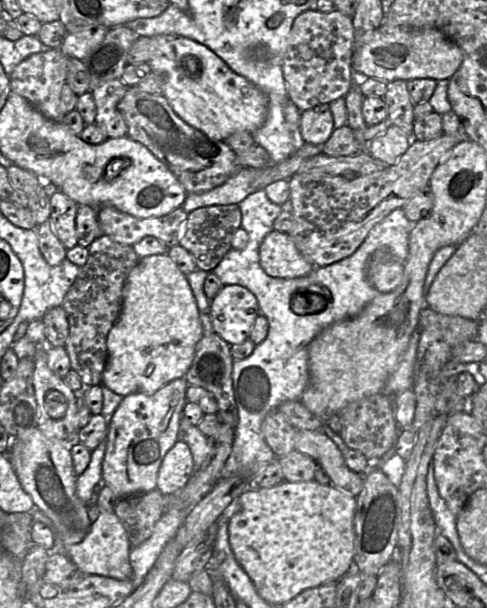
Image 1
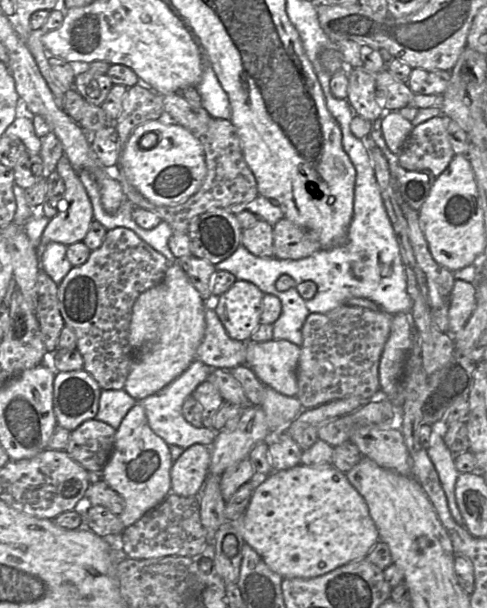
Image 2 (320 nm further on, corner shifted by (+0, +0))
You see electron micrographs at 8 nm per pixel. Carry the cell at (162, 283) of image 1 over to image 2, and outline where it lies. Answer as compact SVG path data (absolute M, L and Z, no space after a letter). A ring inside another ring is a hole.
M178 263L170 264L158 285L136 299L129 327L129 343L136 352L124 390L136 401L151 396L179 377L196 359L205 333L206 301Z

